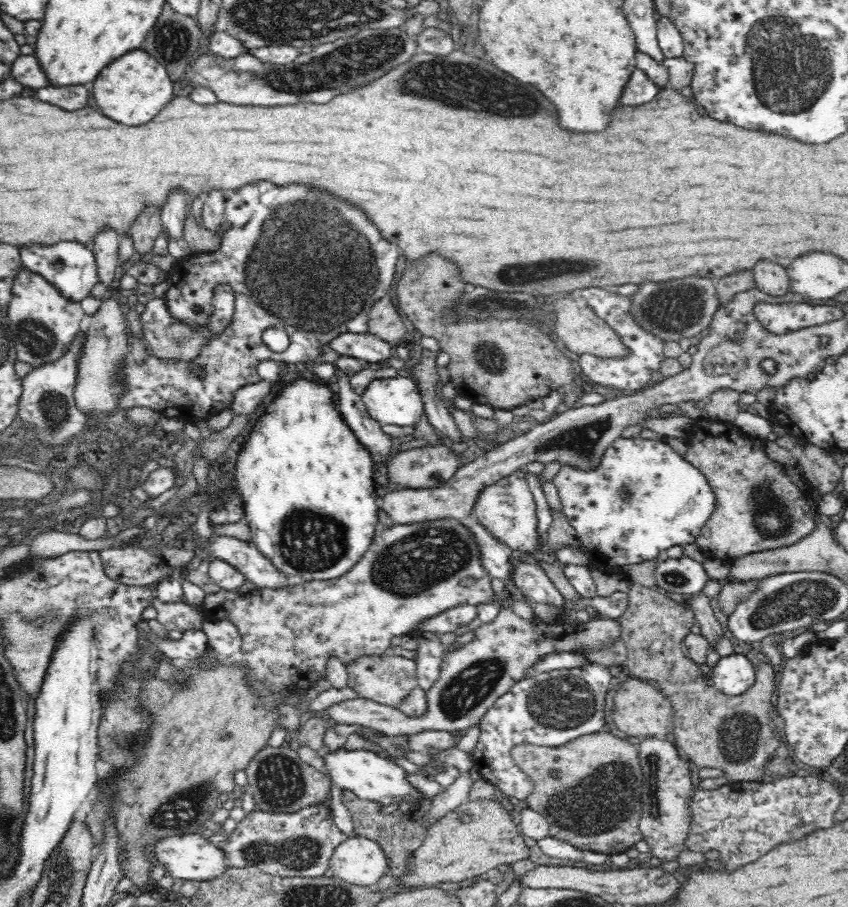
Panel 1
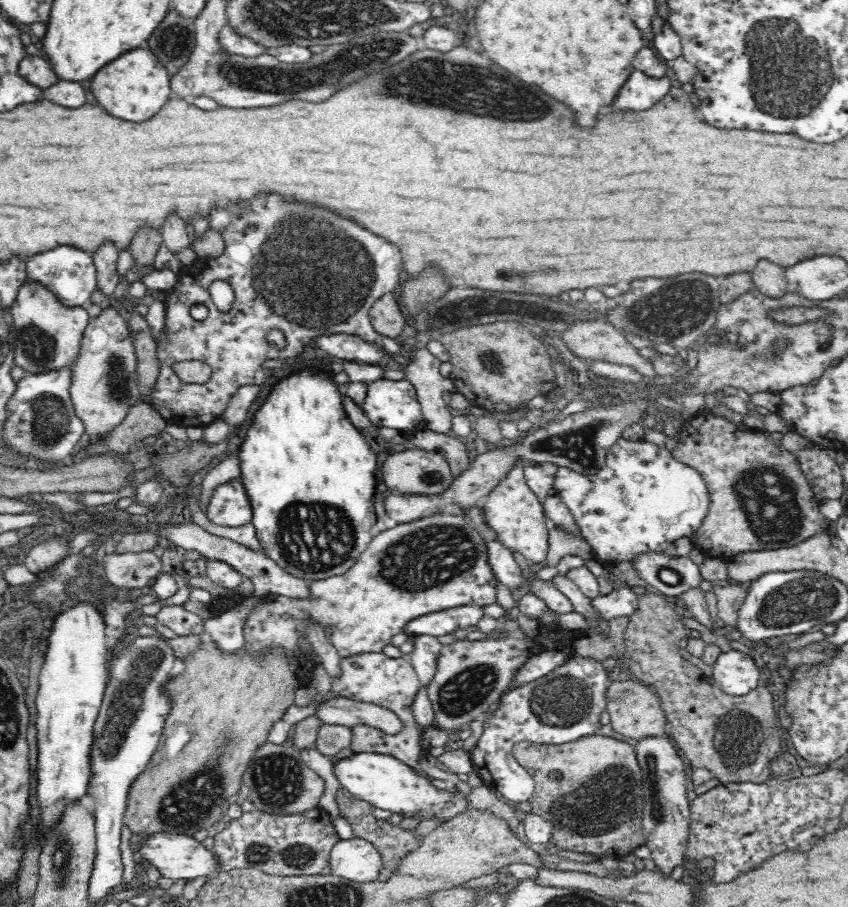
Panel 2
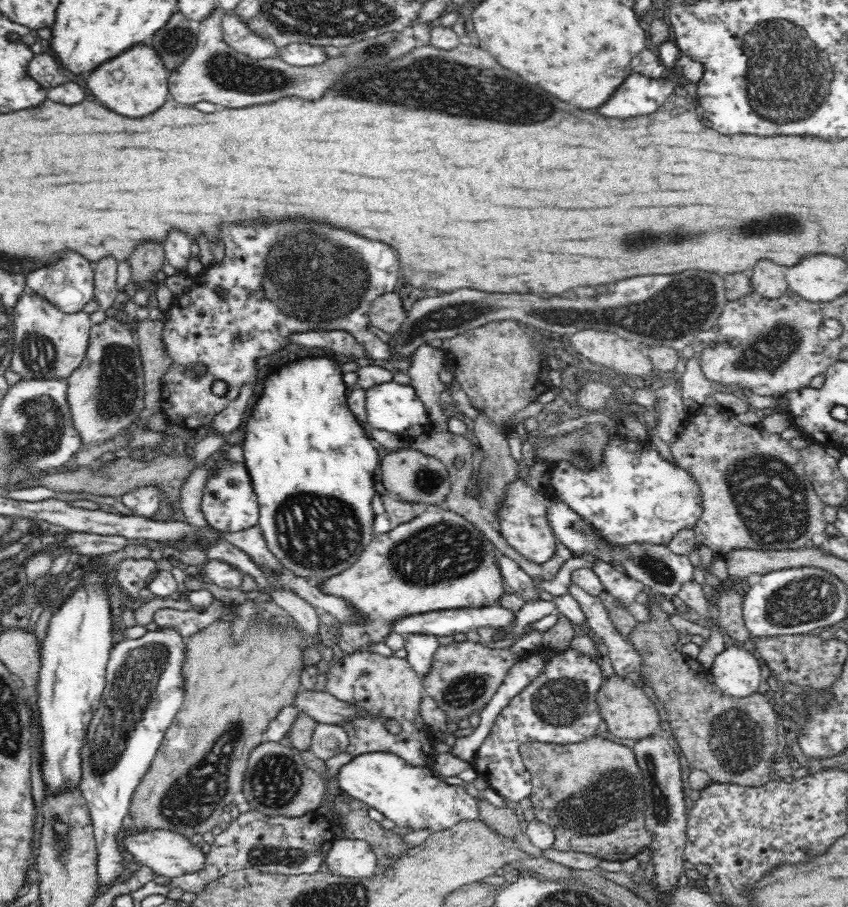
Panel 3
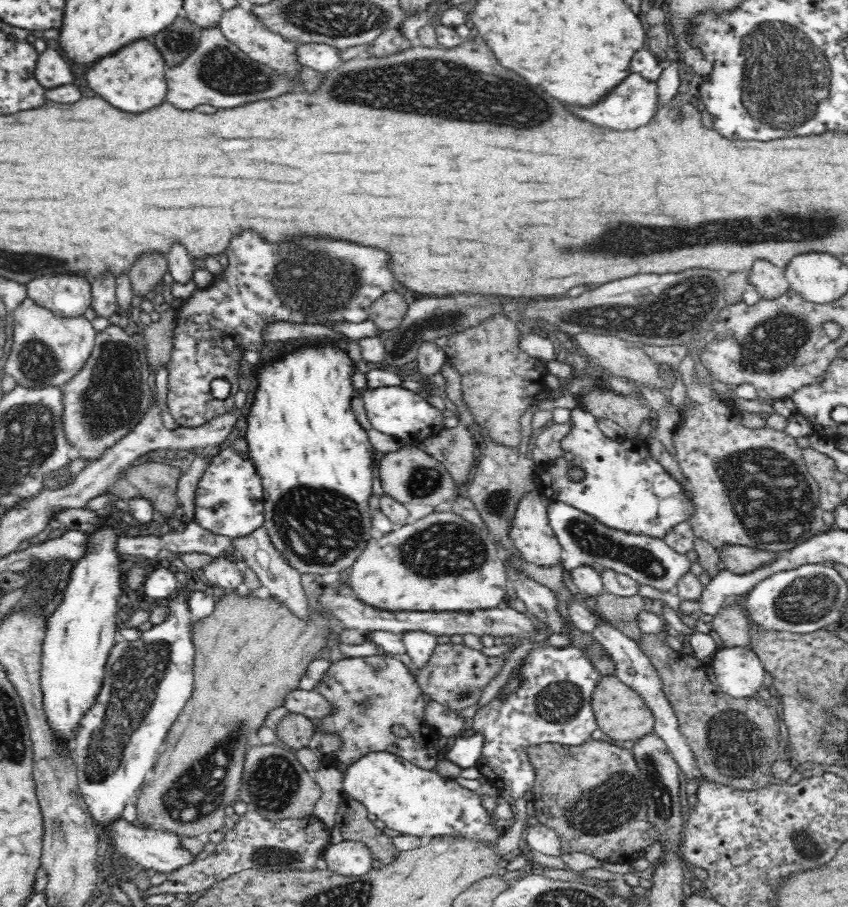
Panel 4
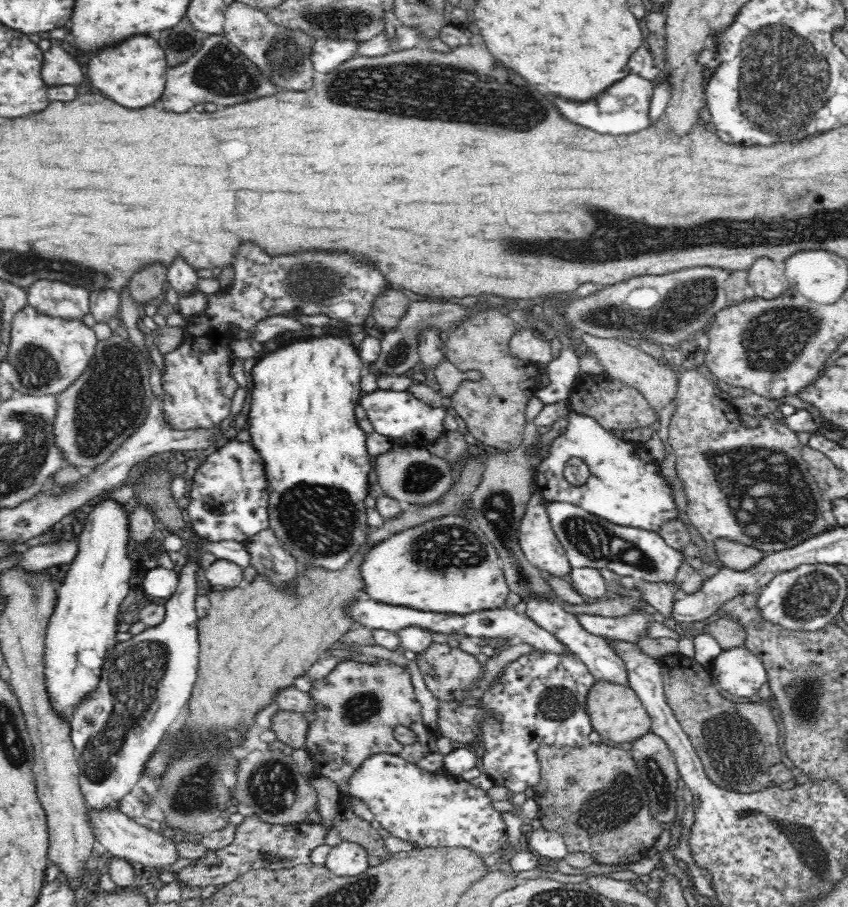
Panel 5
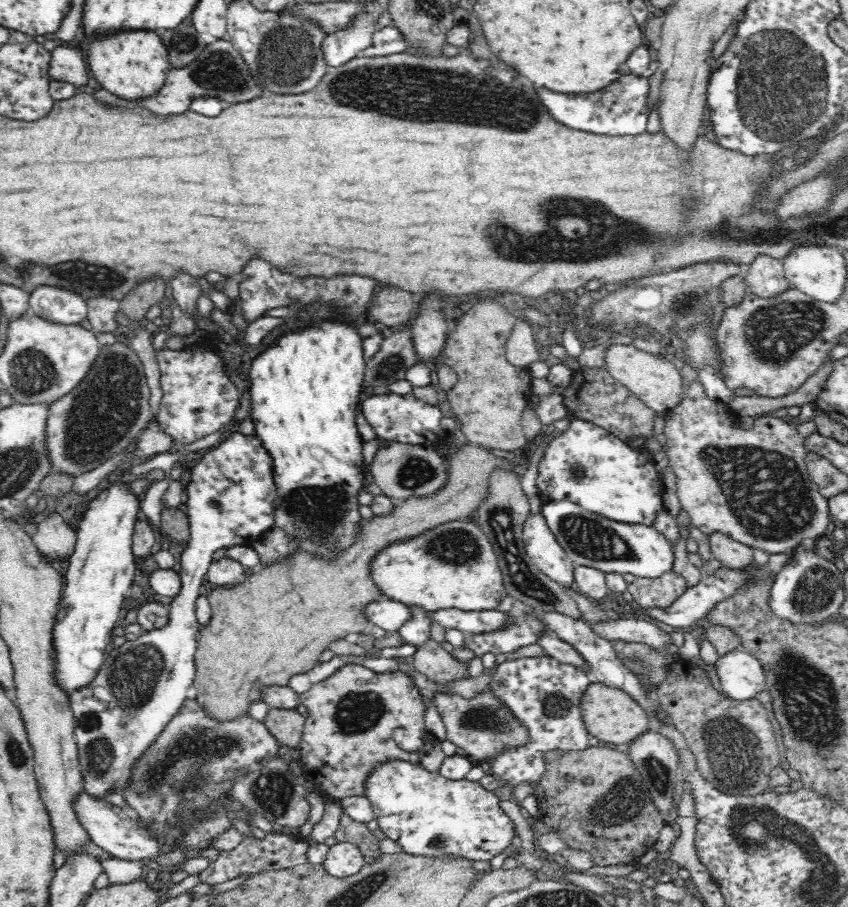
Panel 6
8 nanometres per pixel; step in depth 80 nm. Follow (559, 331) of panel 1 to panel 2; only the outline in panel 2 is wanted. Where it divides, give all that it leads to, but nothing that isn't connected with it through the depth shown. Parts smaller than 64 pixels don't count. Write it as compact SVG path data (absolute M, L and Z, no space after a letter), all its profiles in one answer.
M582 322L582 324L576 324L574 328L570 328L568 331L564 331L561 336L569 350L580 358L585 358L588 361L624 365L638 371L647 380L654 374L651 361L642 356L639 350L630 344L628 339L614 326L606 322Z

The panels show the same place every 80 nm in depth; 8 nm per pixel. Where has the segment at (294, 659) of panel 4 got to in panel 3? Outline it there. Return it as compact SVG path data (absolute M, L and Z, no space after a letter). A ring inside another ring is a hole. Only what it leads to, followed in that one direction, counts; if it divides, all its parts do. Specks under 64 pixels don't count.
M268 600L258 601L257 603L258 604L255 604L256 608L254 608L254 614L250 616L250 622L246 624L246 628L242 630L242 636L240 636L238 640L233 638L233 620L237 617L237 608L239 607L234 603L226 606L226 610L222 612L222 616L218 616L212 624L208 624L206 628L202 628L202 630L194 632L192 636L186 637L186 664L184 664L183 673L185 676L186 696L180 710L177 712L174 724L166 730L166 736L164 736L164 742L162 742L162 750L158 750L158 754L156 754L156 758L154 758L154 762L152 762L148 774L142 778L142 784L137 786L134 791L129 813L132 815L133 824L138 828L164 829L188 837L193 834L204 834L209 830L212 831L216 826L220 826L220 823L224 821L222 819L224 808L229 806L233 802L234 796L242 790L250 752L252 752L253 748L263 743L265 732L268 728L268 722L274 720L278 712L280 712L284 706L292 705L292 700L294 700L296 692L302 690L300 678L302 672L305 670L302 658L303 653L307 648L315 647L315 644L320 642L320 635L310 634L298 624L297 626L291 626L287 620L282 623L282 621L274 615L274 611L277 611L277 615L280 614L281 617L283 617L282 612L272 607ZM176 738L178 738L178 740L188 740L190 746L188 746L188 748L178 748L178 740L176 740Z

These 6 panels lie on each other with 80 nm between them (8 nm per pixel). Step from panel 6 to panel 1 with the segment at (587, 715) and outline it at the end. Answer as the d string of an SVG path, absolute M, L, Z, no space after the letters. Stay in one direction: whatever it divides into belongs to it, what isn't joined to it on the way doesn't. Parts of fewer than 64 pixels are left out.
M630 677L615 688L613 702L612 720L627 736L665 738L672 733L672 705L655 683Z

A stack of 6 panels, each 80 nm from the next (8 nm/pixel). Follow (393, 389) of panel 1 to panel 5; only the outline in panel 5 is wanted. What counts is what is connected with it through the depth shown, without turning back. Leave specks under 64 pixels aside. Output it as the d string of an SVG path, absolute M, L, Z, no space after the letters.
M378 389L367 393L361 399L360 404L366 411L366 416L370 419L374 430L394 443L427 447L447 432L442 425L444 416L447 414L445 407L432 407L415 398L409 390L397 392Z

